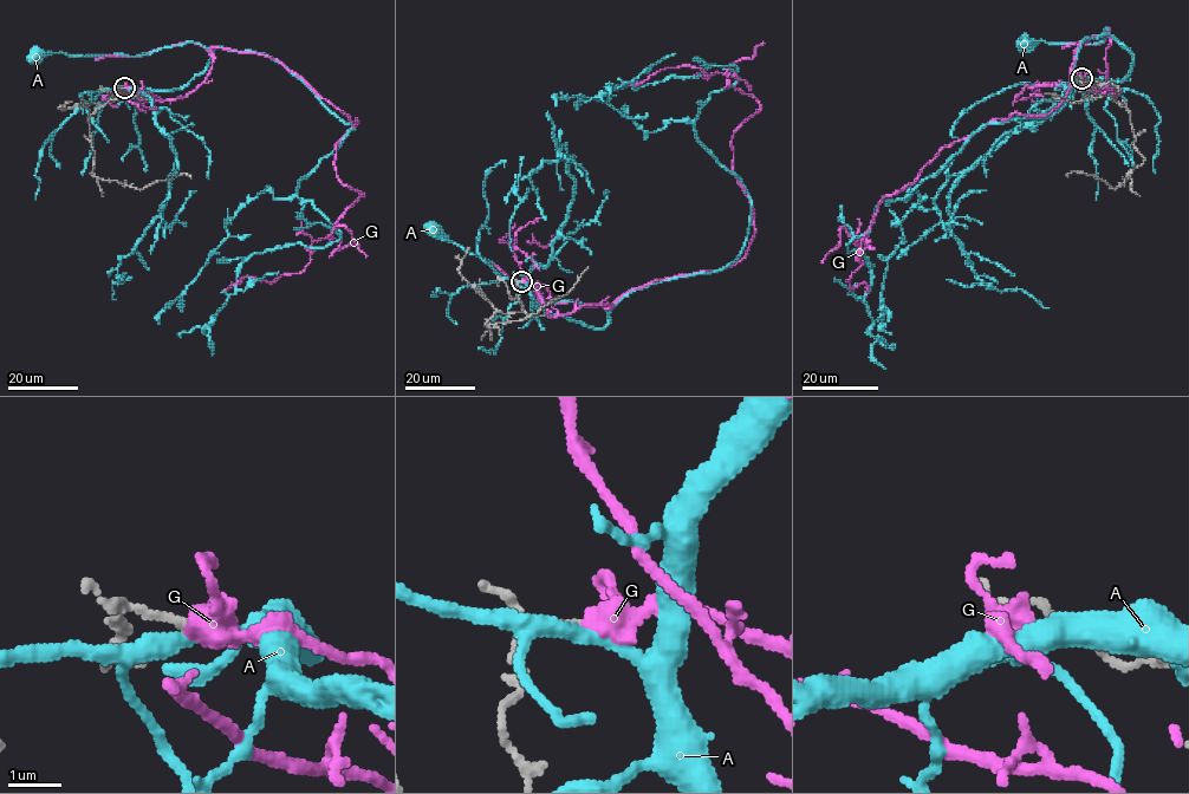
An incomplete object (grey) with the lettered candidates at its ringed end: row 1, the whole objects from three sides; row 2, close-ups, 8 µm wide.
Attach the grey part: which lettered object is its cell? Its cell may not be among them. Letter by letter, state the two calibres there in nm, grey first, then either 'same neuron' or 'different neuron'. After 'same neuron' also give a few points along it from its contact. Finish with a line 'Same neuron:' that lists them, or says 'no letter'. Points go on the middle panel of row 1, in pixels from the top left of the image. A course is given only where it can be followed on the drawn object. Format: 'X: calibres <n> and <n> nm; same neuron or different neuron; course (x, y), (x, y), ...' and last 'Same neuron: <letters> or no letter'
A: calibres 150 and 320 nm; different neuron
G: calibres 150 and 400 nm; same neuron; course (521, 281), (556, 317), (746, 255), (753, 212), (731, 144), (760, 103), (689, 65), (621, 82)
Same neuron: G

